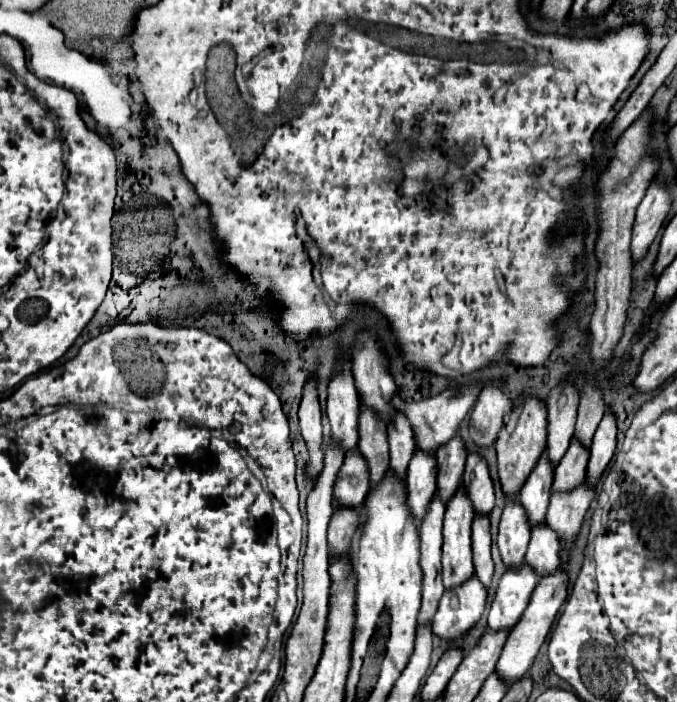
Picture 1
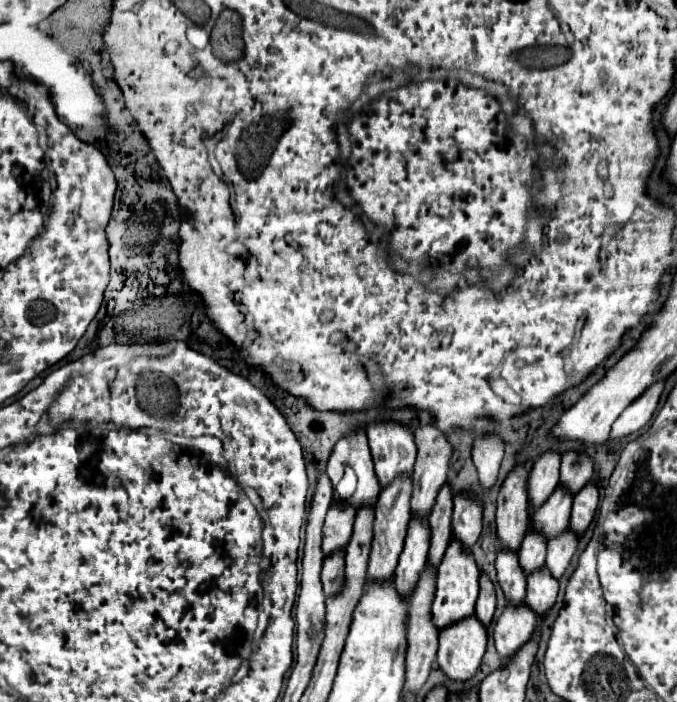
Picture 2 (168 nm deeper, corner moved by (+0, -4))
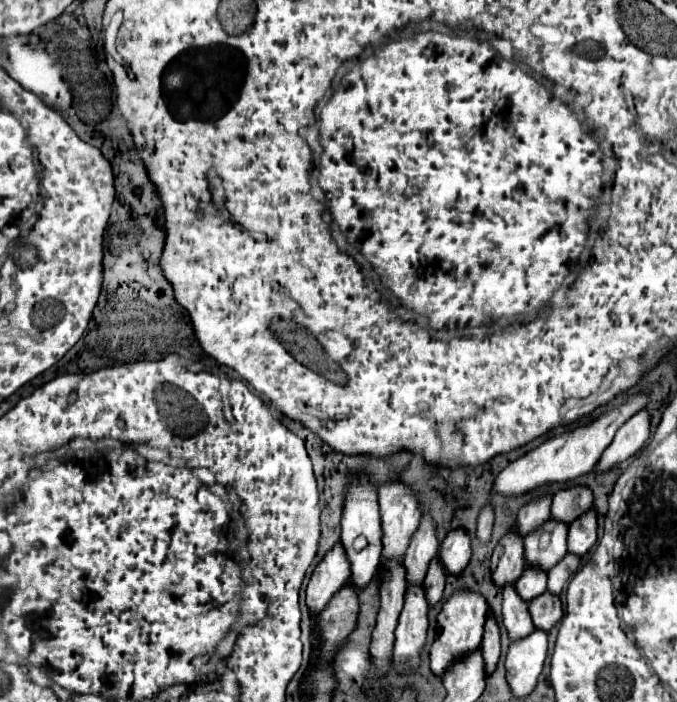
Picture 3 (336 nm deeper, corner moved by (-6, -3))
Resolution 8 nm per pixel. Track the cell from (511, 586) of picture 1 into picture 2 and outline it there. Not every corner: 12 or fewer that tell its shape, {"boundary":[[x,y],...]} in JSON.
{"boundary":[[506,606],[494,626],[498,654],[508,660],[538,626],[522,606]]}

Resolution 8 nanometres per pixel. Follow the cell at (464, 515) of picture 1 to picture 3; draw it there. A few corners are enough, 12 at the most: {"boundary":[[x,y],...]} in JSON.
{"boundary":[[456,589],[442,605],[430,669],[480,647],[488,603]]}

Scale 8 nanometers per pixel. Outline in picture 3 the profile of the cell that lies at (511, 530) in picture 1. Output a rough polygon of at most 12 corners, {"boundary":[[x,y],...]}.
{"boundary":[[504,585],[502,617],[510,641],[532,633],[528,603]]}

